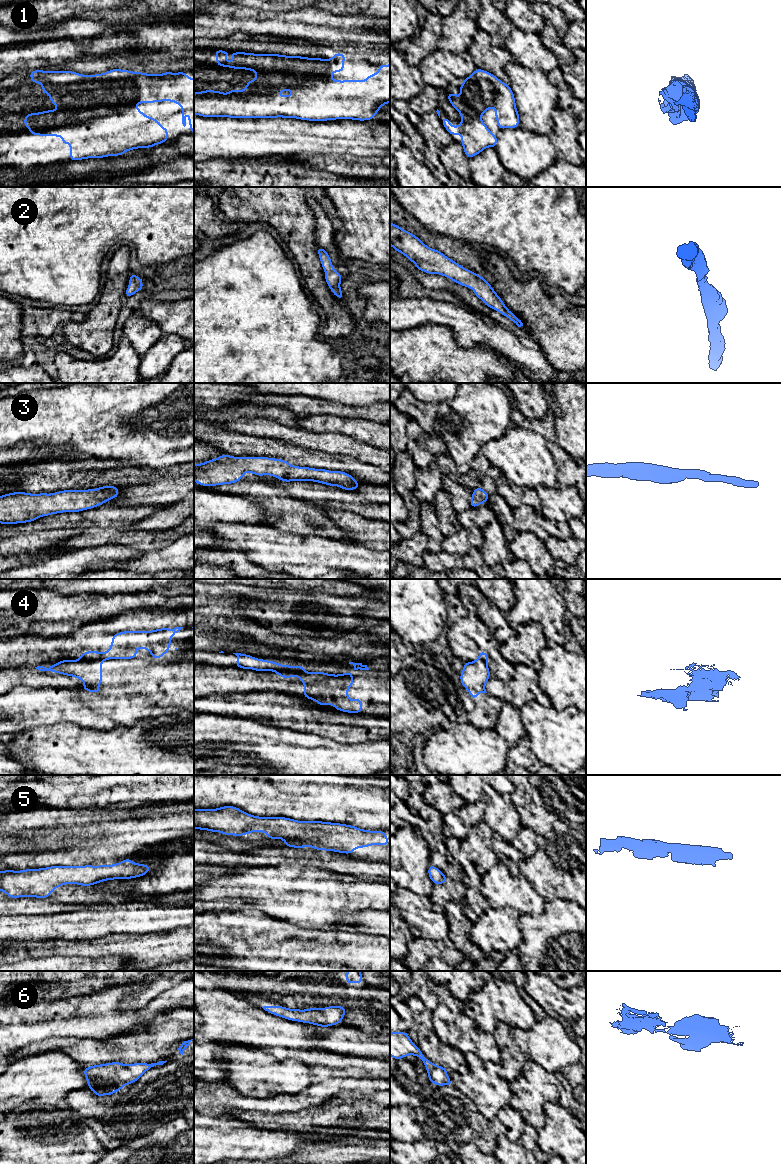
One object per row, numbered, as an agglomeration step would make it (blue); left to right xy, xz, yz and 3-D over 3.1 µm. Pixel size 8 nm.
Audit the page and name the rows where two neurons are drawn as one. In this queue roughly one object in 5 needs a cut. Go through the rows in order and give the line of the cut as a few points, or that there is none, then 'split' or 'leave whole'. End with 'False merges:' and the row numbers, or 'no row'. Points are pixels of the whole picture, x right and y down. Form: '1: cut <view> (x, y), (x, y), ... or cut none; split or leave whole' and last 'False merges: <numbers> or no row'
1: cut none; leave whole
2: cut none; leave whole
3: cut none; leave whole
4: cut xz (303, 669), (274, 671); split
5: cut none; leave whole
6: cut none; leave whole
False merges: 4

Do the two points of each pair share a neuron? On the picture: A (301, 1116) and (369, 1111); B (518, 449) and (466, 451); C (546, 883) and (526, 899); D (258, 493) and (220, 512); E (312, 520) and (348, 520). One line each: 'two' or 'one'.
A: one
B: two
C: two
D: two
E: two

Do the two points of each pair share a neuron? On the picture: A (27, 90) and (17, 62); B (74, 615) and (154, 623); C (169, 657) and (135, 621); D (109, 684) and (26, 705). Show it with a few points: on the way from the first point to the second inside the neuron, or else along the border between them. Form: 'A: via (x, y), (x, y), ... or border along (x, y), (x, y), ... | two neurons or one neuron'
A: border along (29, 70), (16, 71), (10, 75) | two neurons
B: border along (130, 611), (85, 624) | two neurons
C: via (162, 648), (144, 630) | one neuron
D: via (88, 705), (47, 705) | one neuron

